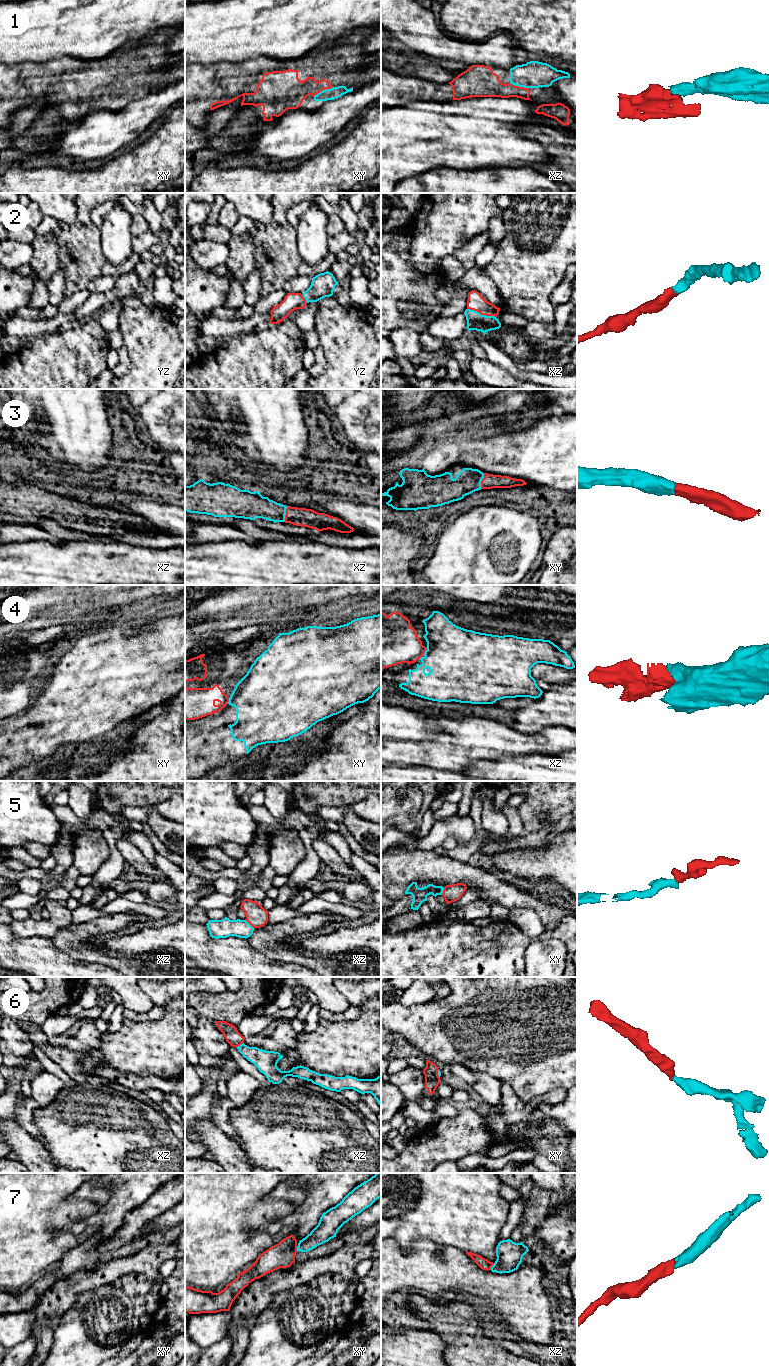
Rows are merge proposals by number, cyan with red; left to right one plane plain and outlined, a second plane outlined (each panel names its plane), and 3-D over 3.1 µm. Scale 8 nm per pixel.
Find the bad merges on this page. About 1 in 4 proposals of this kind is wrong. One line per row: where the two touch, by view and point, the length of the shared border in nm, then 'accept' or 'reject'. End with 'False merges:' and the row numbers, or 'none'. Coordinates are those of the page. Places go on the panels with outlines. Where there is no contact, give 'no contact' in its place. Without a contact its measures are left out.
1: meets cyan in xy at (323, 90); contact 180 nm long; accept
2: meets cyan in xz at (480, 314); contact 240 nm long; accept
3: meets cyan in xz at (285, 514); contact 130 nm long; accept
4: meets cyan in xz at (425, 651); contact 70 nm long; reject
5: meets cyan in xz at (249, 924); contact 110 nm long; accept
6: meets cyan in xz at (240, 1045); contact 80 nm long; accept
7: meets cyan in xz at (492, 1266); contact 70 nm long; accept
False merges: 4

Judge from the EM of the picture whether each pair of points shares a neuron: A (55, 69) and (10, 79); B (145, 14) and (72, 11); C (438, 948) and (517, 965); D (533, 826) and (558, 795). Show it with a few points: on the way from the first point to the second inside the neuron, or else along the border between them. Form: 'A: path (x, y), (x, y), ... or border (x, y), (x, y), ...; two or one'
A: path (44, 74), (21, 74); one
B: path (127, 11), (90, 11); one
C: path (458, 963), (480, 963), (483, 966), (497, 966); one
D: path (533, 817), (533, 813), (549, 797); one

